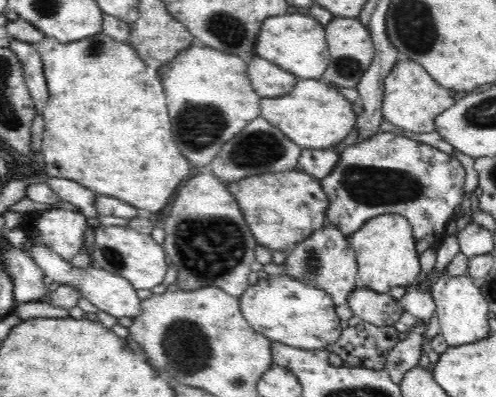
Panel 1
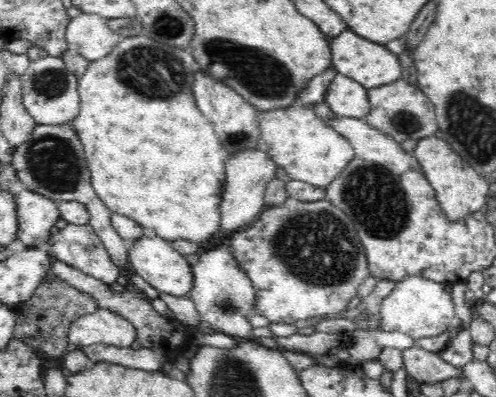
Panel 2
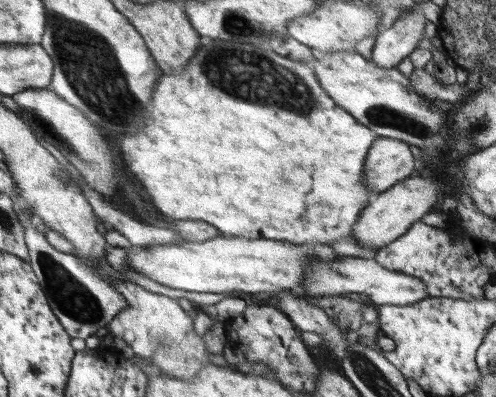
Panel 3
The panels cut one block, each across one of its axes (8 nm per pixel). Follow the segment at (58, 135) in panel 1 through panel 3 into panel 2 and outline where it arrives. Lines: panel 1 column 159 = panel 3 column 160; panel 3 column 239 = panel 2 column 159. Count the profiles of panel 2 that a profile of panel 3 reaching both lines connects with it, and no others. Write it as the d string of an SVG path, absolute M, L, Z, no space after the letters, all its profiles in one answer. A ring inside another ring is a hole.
M148 36L122 38L108 58L90 62L88 72L80 78L80 114L70 122L84 146L92 186L112 214L122 214L142 228L154 230L162 240L208 242L222 228L222 194L226 182L224 162L228 152L222 146L214 126L200 112L190 84L194 74L202 74L202 66L194 54L184 48L170 48L158 44ZM164 76L164 88L150 88Z

